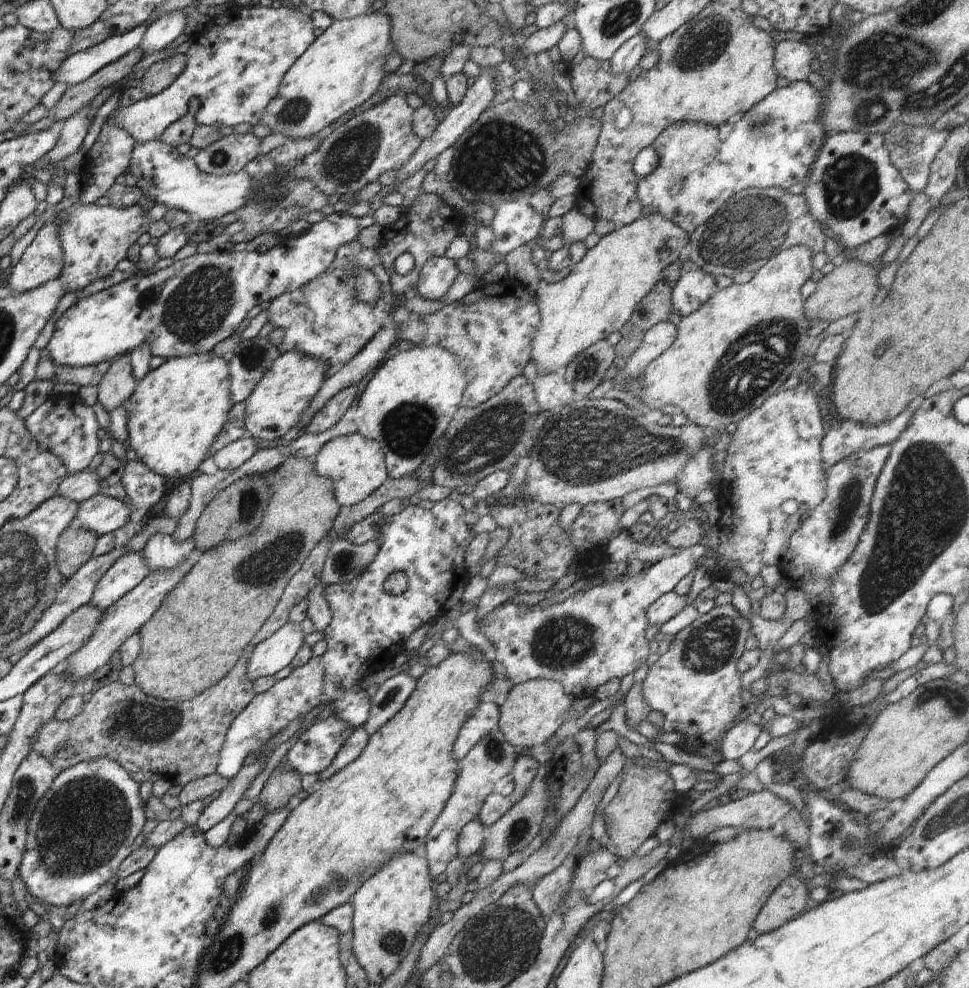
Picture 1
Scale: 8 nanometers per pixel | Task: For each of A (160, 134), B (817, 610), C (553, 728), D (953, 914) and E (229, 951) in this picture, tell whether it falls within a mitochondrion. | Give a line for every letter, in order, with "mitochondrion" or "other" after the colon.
A: other
B: other
C: other
D: other
E: mitochondrion

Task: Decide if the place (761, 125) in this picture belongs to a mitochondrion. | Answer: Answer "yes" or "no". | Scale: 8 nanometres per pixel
yes

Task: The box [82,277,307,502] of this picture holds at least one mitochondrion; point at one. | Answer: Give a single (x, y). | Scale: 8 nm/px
(253, 357)

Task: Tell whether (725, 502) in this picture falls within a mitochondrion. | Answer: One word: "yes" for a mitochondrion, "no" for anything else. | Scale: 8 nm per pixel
no

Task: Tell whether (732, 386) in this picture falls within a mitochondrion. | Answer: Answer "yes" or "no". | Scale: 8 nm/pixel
yes

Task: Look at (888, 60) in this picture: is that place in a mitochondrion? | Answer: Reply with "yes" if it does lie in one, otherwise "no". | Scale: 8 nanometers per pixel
yes

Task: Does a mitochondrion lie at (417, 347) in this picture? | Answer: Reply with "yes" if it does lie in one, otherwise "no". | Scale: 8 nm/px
no

